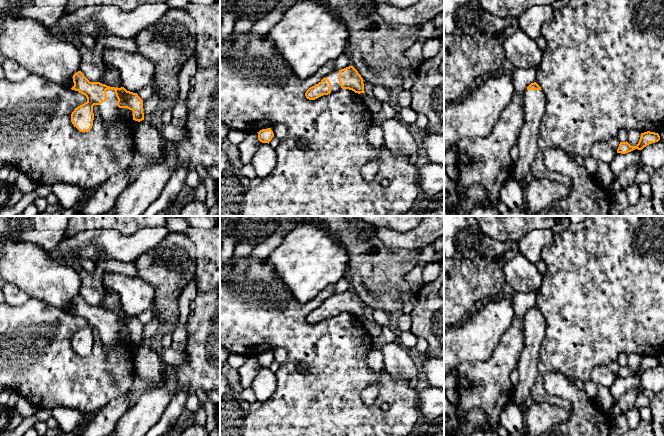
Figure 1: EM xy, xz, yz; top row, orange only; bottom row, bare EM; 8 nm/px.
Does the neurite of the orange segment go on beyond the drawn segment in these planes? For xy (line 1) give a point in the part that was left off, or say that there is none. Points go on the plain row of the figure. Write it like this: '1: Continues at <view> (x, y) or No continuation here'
1: Continues at xy (110, 336)

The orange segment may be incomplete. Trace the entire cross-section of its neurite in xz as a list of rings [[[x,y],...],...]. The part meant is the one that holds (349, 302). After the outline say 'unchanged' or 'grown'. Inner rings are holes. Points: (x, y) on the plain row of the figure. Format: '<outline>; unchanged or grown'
[[[353,290],[331,295],[318,308],[310,311],[305,320],[309,324],[315,324],[341,313],[349,313],[358,318],[365,317],[363,302]]]; grown

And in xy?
[[[81,295],[73,299],[72,314],[86,320],[87,325],[74,333],[71,346],[80,356],[88,356],[93,350],[93,330],[97,329],[108,350],[119,341],[126,340],[135,345],[144,344],[143,324],[137,317],[127,315],[124,311],[110,311],[100,306],[90,306]]]; grown

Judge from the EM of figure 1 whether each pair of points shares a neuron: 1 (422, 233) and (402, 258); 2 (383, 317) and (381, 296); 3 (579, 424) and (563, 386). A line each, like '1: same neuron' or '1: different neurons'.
1: different neurons
2: different neurons
3: same neuron

